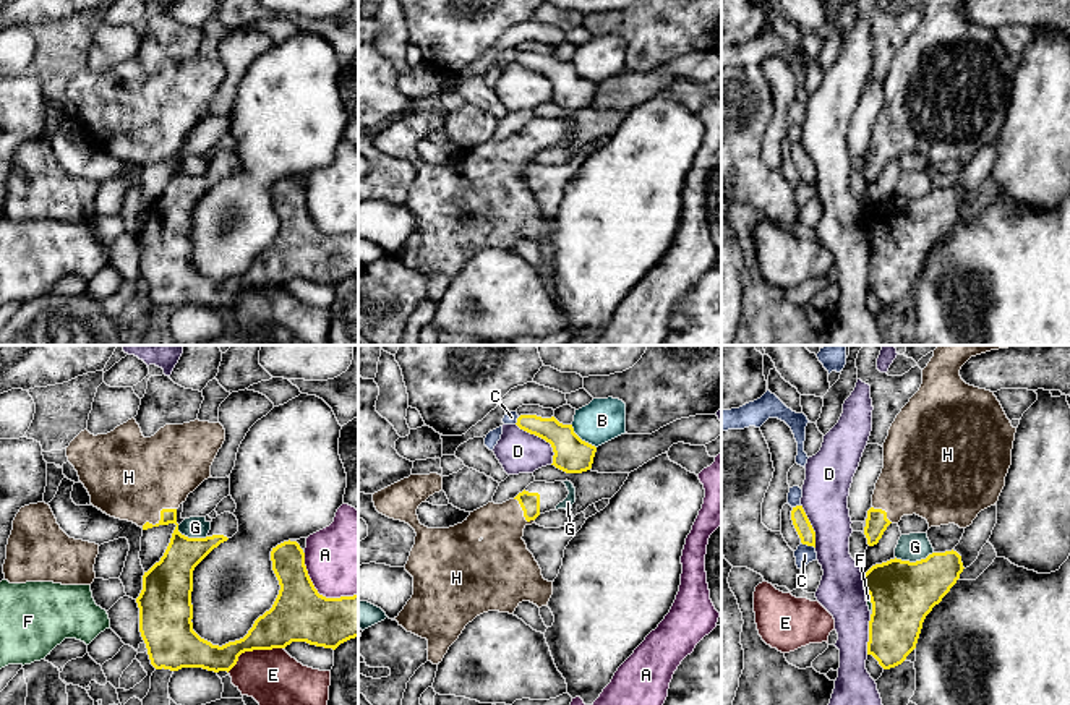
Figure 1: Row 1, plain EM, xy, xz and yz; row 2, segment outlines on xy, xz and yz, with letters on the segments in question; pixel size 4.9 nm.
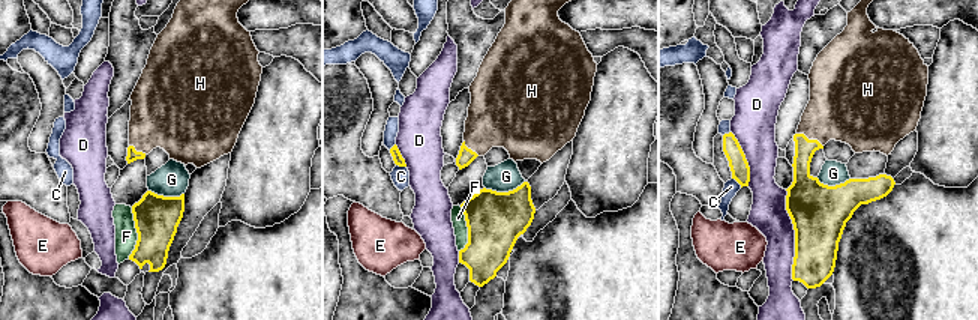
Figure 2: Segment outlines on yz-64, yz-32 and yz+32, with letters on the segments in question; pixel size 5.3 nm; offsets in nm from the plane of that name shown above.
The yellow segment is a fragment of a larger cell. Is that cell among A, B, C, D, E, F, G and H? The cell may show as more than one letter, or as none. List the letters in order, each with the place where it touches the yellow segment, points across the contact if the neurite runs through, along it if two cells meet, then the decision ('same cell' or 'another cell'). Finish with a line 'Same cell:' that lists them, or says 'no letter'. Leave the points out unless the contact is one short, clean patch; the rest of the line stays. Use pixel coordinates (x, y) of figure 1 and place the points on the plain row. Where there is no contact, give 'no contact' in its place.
A: meets yellow in xy at (316, 229); another cell
B: meets yellow in xz at (581, 76); another cell
C: meets yellow in yz at (808, 182); another cell
D: meets yellow in xz at (543, 75); another cell
E: meets yellow in xy at (253, 286); another cell
F: meets yellow in yz at (871, 239); border along yz (866, 227), (871, 237), (871, 252); another cell
G: meets yellow in yz at (913, 200); another cell
H: meets yellow in xy at (161, 154); runs through xy (182, 192), (177, 162), (161, 154), (161, 146), (132, 114); same cell
Same cell: H

